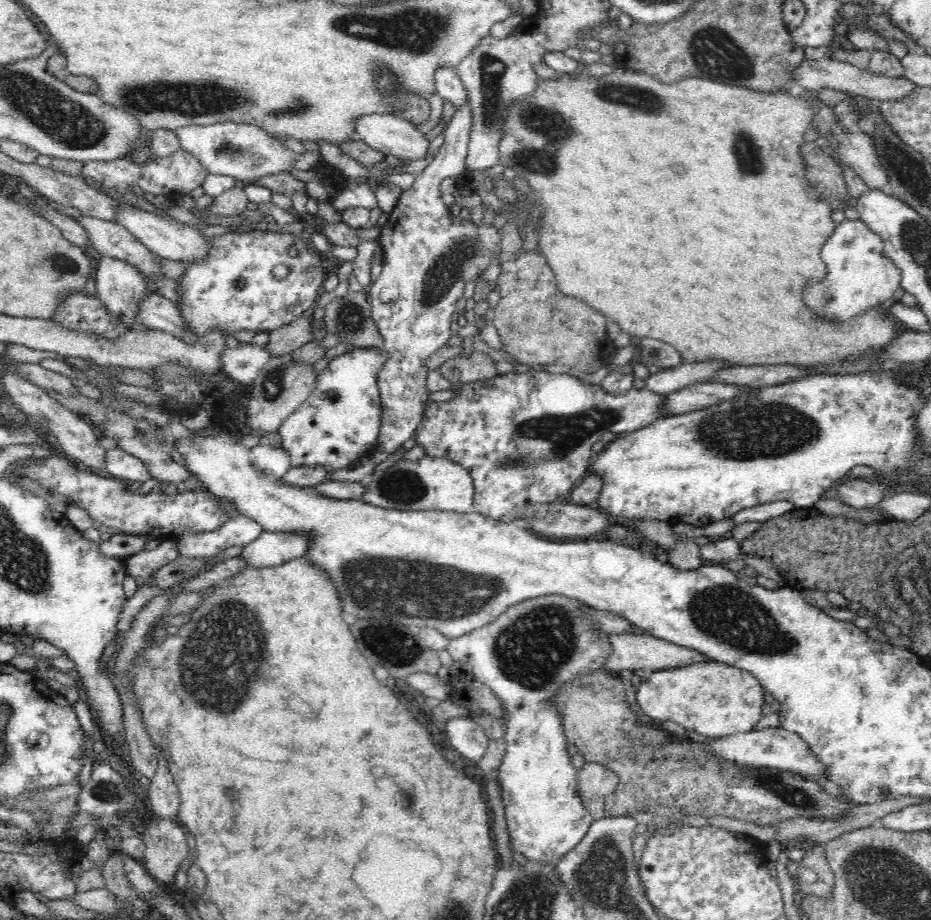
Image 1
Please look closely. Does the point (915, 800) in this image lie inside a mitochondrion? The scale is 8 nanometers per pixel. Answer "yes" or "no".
no

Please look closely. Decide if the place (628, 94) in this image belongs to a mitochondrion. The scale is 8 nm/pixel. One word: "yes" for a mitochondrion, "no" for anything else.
yes

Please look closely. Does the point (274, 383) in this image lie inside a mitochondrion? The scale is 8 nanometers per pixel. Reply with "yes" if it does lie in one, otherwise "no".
yes

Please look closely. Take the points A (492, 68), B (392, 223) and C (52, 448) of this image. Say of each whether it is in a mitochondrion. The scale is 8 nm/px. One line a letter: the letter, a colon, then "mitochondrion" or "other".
A: mitochondrion
B: other
C: other

